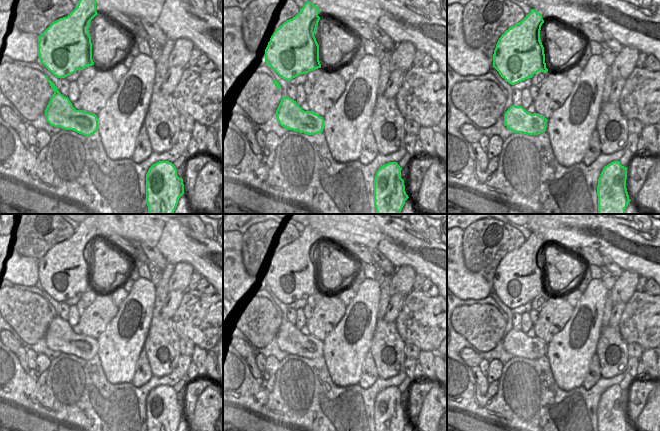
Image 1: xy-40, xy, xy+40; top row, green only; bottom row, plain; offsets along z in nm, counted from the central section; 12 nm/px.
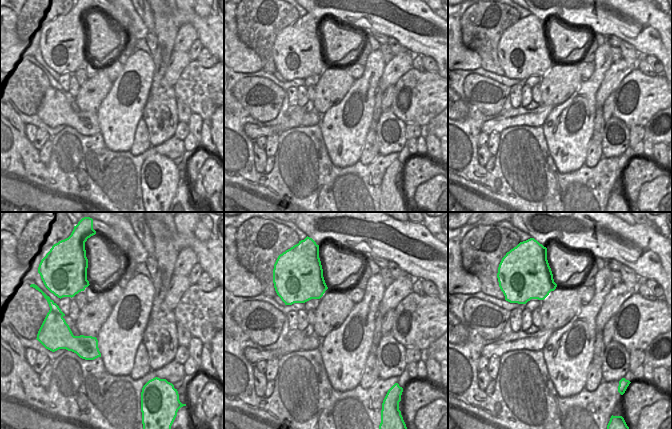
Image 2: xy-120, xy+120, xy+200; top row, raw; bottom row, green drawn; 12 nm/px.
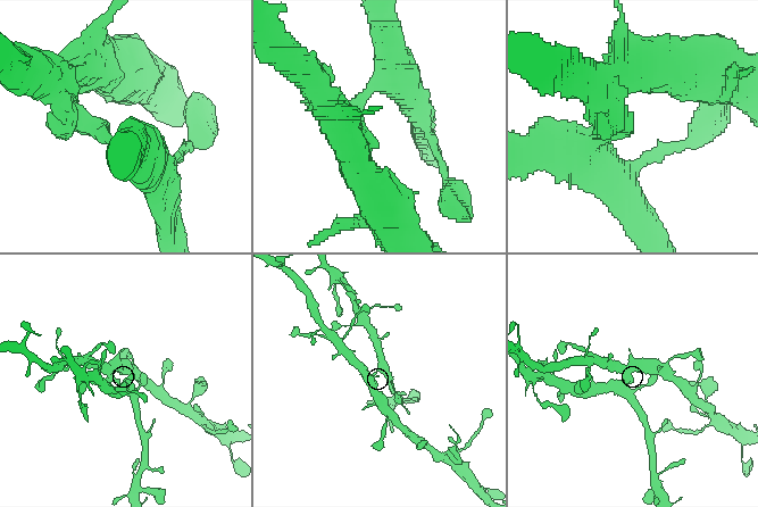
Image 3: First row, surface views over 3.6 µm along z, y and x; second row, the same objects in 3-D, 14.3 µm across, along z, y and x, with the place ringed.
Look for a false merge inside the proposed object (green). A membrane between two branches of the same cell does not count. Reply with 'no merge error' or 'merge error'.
merge error

